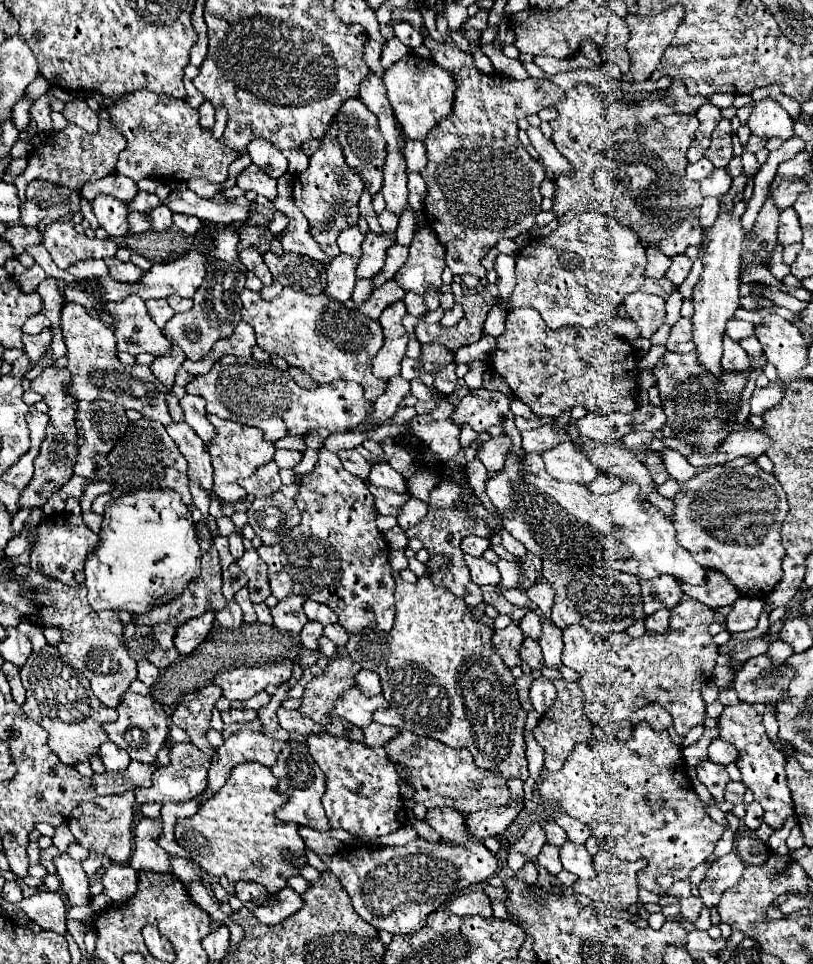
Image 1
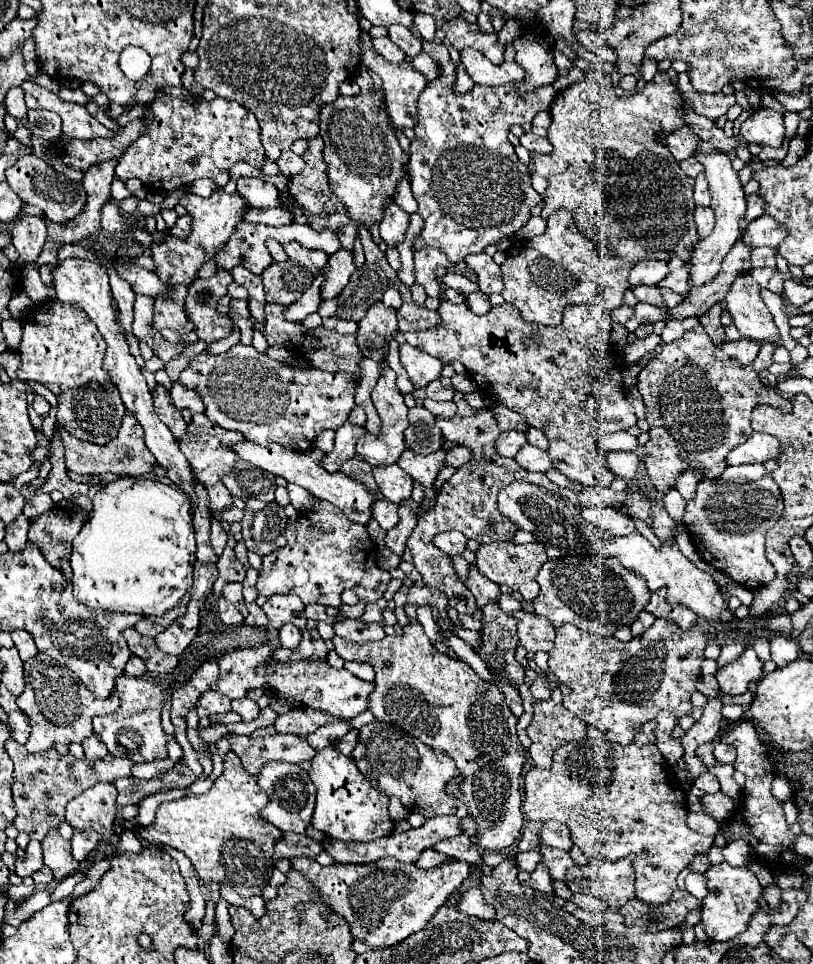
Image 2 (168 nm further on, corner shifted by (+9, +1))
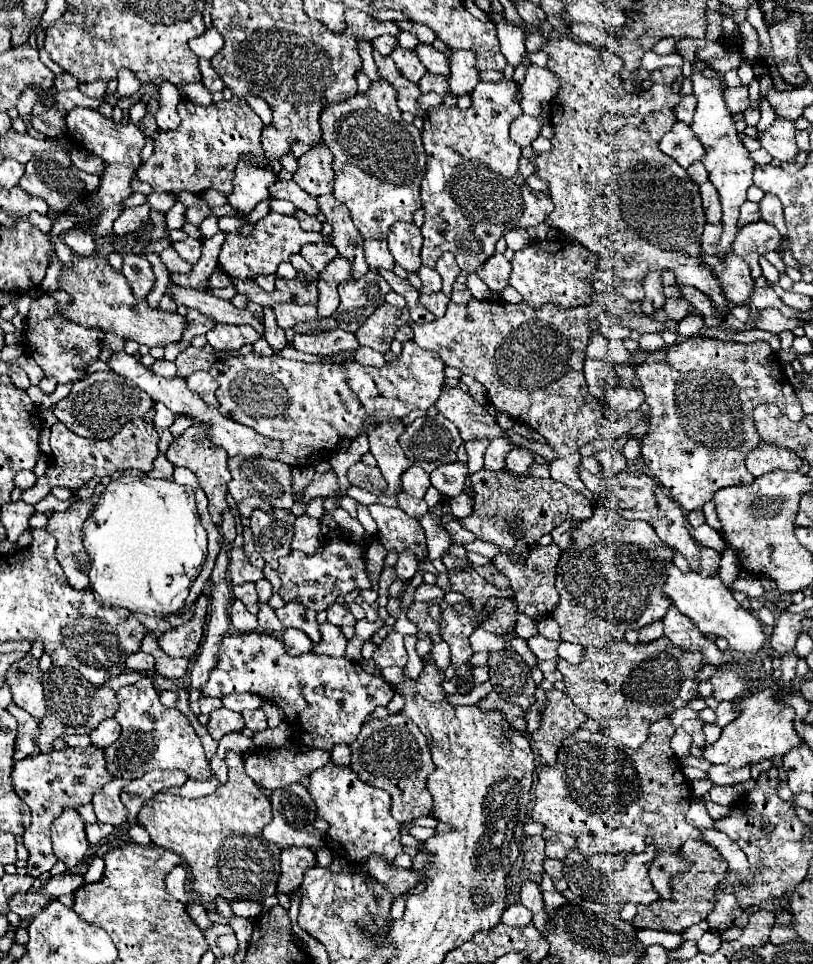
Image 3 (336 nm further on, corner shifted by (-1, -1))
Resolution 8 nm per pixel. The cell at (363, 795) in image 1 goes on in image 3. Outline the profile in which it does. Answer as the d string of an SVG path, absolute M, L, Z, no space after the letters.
M330 760L310 774L308 790L318 806L318 816L330 824L326 846L332 854L360 862L368 854L382 854L386 860L394 860L404 852L400 844L400 824L390 814L390 794L358 780L358 774L350 766L338 766Z

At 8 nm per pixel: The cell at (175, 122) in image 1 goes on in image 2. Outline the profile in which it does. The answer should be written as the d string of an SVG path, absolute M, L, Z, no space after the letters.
M158 96L146 112L146 118L148 132L132 142L130 148L118 158L116 176L120 180L138 178L154 192L178 190L198 178L210 178L216 186L224 188L228 184L232 164L242 160L254 168L264 166L258 120L238 102L214 98L192 106L176 96Z

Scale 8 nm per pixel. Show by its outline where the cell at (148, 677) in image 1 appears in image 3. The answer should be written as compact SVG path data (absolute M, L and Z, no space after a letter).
M134 652L126 658L126 668L142 672L142 674L152 672L154 670L154 658L150 654L144 654L144 652Z

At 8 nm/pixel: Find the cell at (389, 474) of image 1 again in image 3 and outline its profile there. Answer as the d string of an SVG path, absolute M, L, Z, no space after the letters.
M410 466L402 474L402 490L414 498L424 498L428 486L430 486L430 476L418 466Z

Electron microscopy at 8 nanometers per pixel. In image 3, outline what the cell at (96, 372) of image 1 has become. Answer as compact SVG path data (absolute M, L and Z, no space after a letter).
M50 292L40 298L36 298L30 306L30 314L26 320L26 342L28 352L36 360L36 364L42 368L44 376L52 376L58 380L58 384L72 384L86 376L86 368L98 360L100 356L100 328L86 328L80 324L74 324L72 320L66 320L66 316L60 314L58 306L70 304L70 296L66 292Z

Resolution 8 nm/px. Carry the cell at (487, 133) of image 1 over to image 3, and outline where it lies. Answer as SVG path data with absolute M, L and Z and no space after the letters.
M510 80L510 88L504 84L494 84L494 100L480 100L474 106L460 110L440 104L432 108L424 120L422 142L426 150L426 178L420 186L422 208L426 210L422 226L422 264L428 268L436 266L436 260L444 252L456 256L462 272L476 272L476 268L494 254L496 242L514 228L538 226L554 210L554 204L548 194L532 190L524 176L518 174L520 146L510 138L510 124L522 114L522 108L516 100L516 82Z

